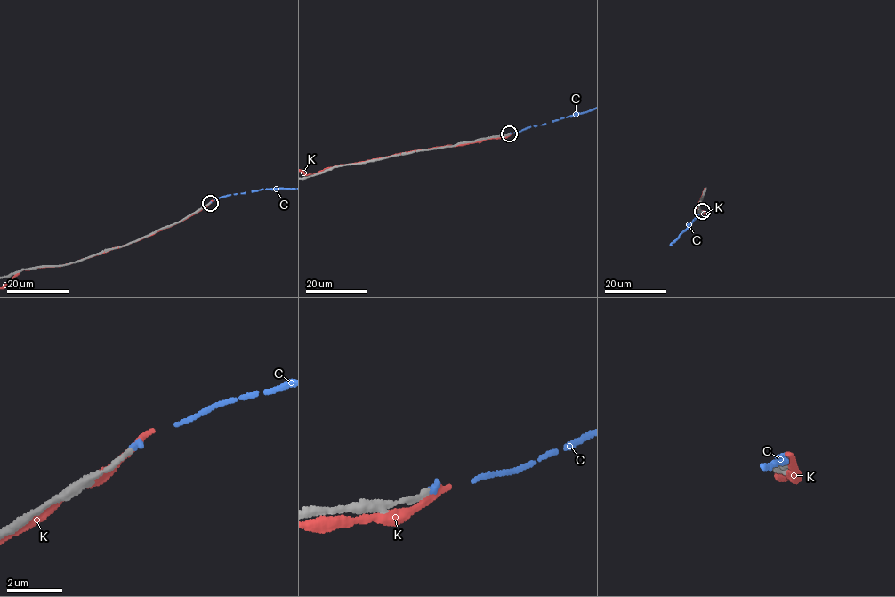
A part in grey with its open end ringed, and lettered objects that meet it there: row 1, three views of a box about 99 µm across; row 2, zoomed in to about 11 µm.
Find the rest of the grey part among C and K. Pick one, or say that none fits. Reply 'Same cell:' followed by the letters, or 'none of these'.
Same cell: C

